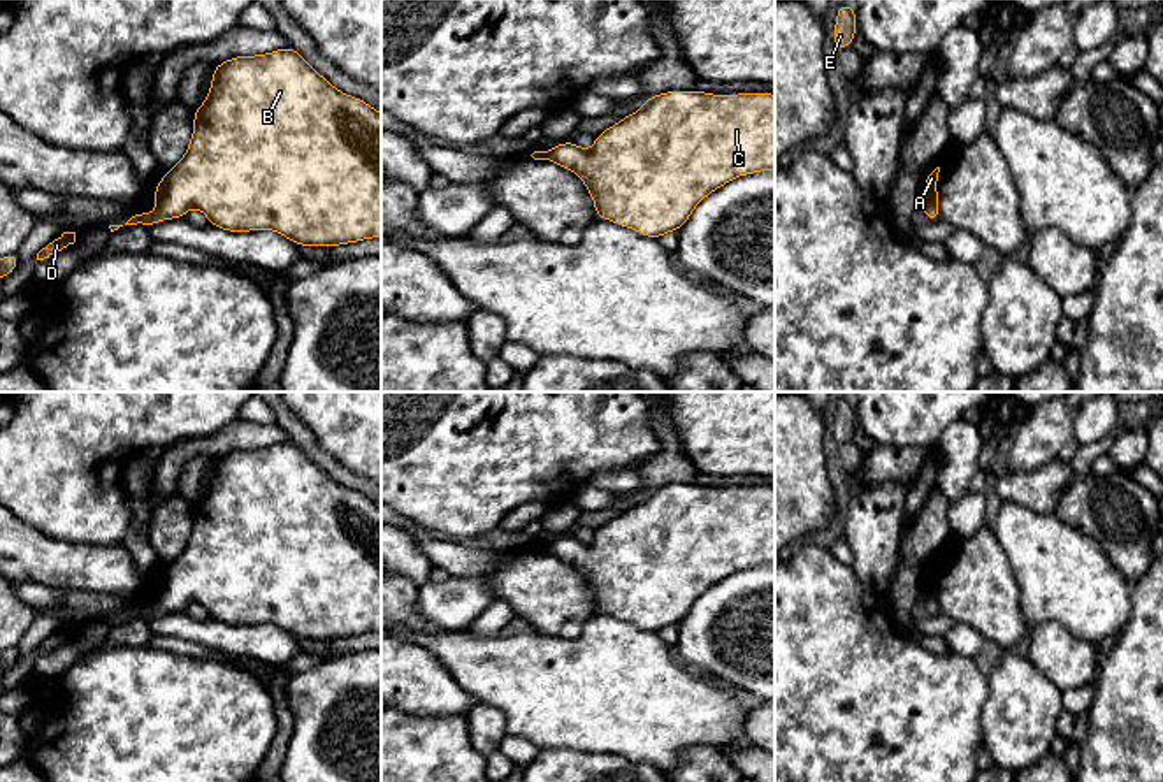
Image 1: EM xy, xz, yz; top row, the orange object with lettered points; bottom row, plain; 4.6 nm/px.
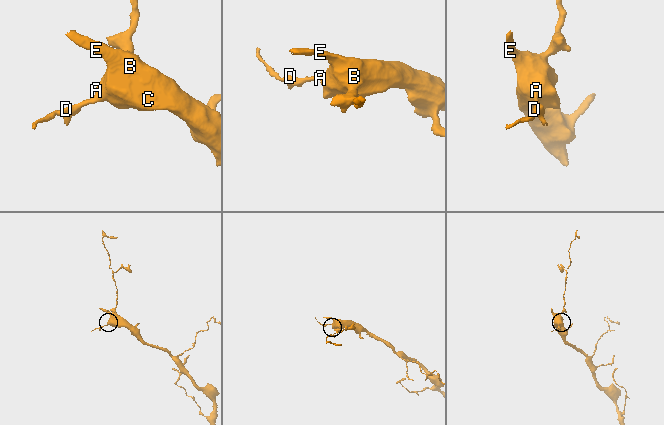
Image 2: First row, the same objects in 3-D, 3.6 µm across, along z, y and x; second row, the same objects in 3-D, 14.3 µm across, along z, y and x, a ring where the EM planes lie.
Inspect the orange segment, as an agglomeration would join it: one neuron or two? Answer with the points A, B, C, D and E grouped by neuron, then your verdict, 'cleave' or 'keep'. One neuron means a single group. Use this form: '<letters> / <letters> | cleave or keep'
A B C D E | keep

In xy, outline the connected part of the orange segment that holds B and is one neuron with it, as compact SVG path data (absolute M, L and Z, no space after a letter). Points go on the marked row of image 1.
M286 46L216 65L207 98L193 114L193 135L184 156L155 190L156 211L141 211L125 225L153 227L163 220L184 218L195 207L221 230L269 228L297 246L330 248L381 237L381 112L362 98L339 91L295 49Z

